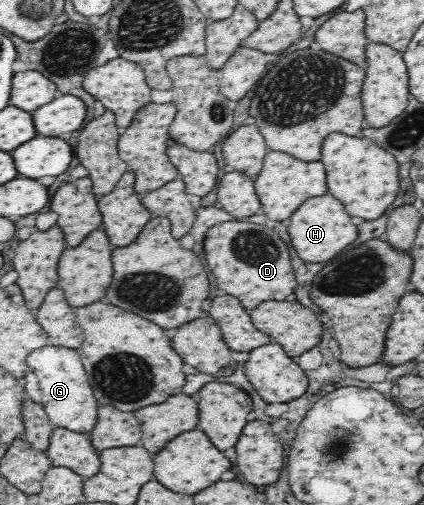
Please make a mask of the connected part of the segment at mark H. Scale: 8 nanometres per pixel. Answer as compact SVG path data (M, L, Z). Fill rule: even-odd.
M332 195L312 197L304 201L298 207L298 211L290 217L288 233L290 233L292 245L298 251L300 259L308 263L320 263L320 261L328 261L336 257L342 249L346 249L358 237L358 229L352 223L350 215L344 211L344 205L338 199L334 199Z

